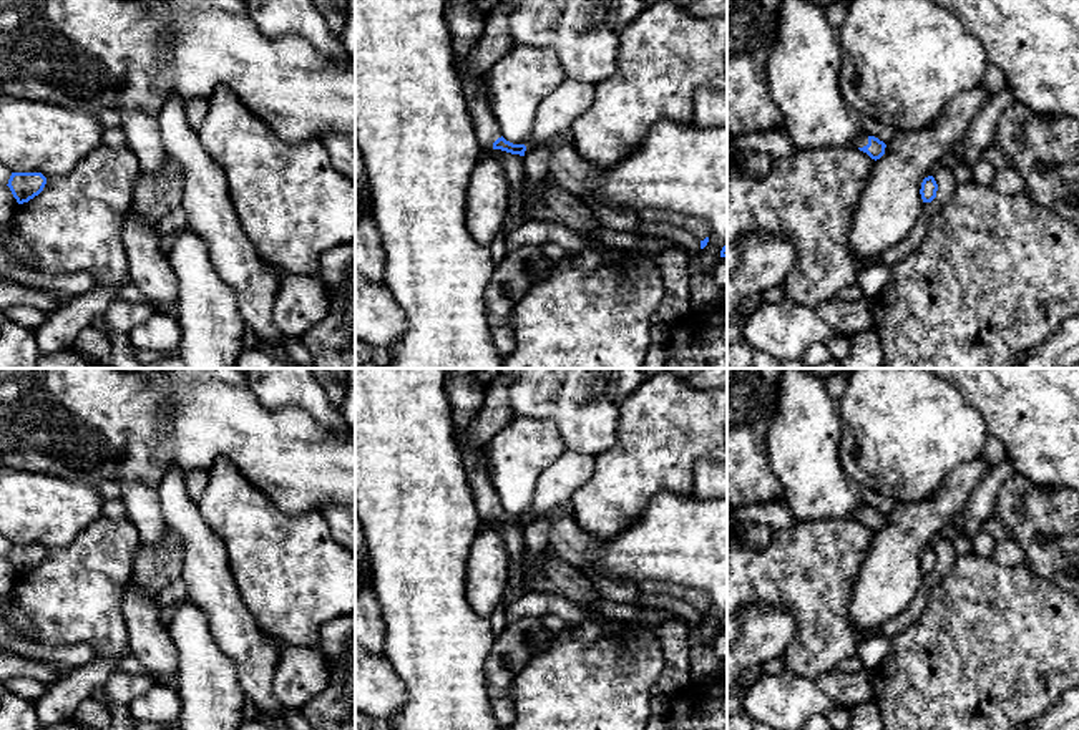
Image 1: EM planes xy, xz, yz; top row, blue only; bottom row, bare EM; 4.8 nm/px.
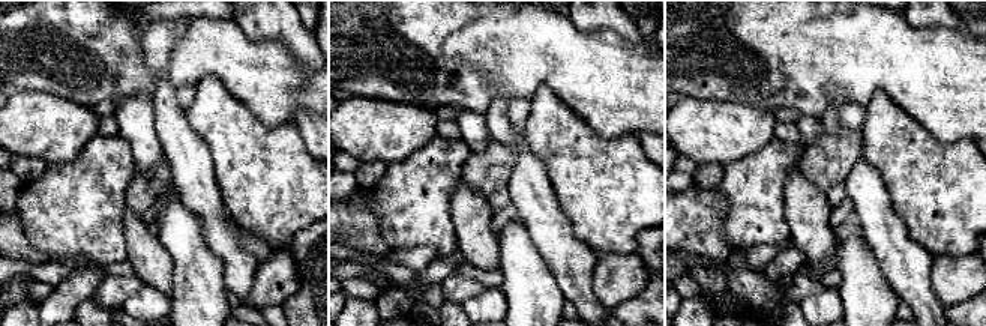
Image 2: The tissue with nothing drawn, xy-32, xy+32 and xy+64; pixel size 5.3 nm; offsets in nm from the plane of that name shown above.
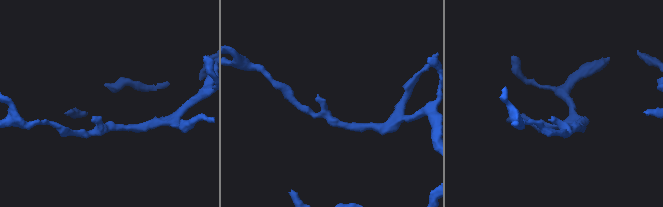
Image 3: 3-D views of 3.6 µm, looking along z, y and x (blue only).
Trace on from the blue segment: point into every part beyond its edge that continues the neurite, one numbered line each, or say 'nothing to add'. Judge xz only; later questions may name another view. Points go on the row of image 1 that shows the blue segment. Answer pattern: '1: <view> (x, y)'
1: xz (487, 128)

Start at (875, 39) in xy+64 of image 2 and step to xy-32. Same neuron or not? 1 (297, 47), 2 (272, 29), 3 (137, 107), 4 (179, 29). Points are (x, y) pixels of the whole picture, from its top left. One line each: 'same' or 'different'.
1: different
2: different
3: different
4: different

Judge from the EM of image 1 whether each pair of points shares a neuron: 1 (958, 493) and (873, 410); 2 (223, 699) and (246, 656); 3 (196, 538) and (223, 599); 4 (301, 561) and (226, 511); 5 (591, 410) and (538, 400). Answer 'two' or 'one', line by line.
1: two
2: two
3: one
4: one
5: one

